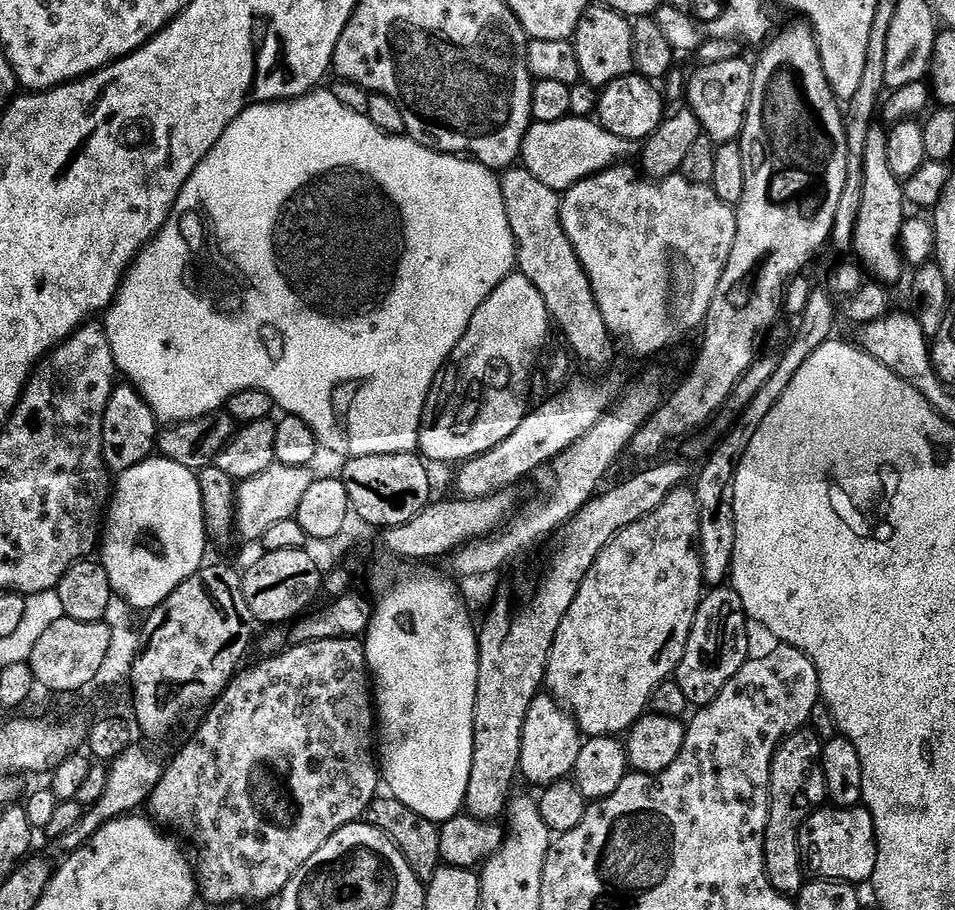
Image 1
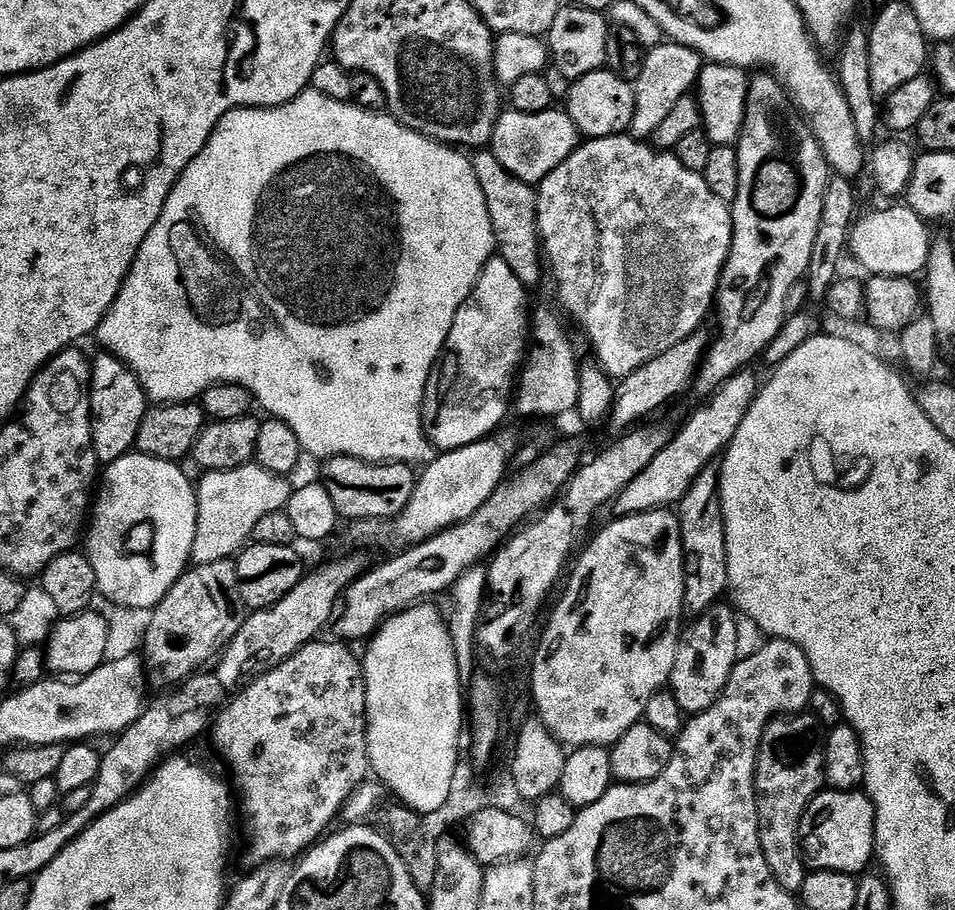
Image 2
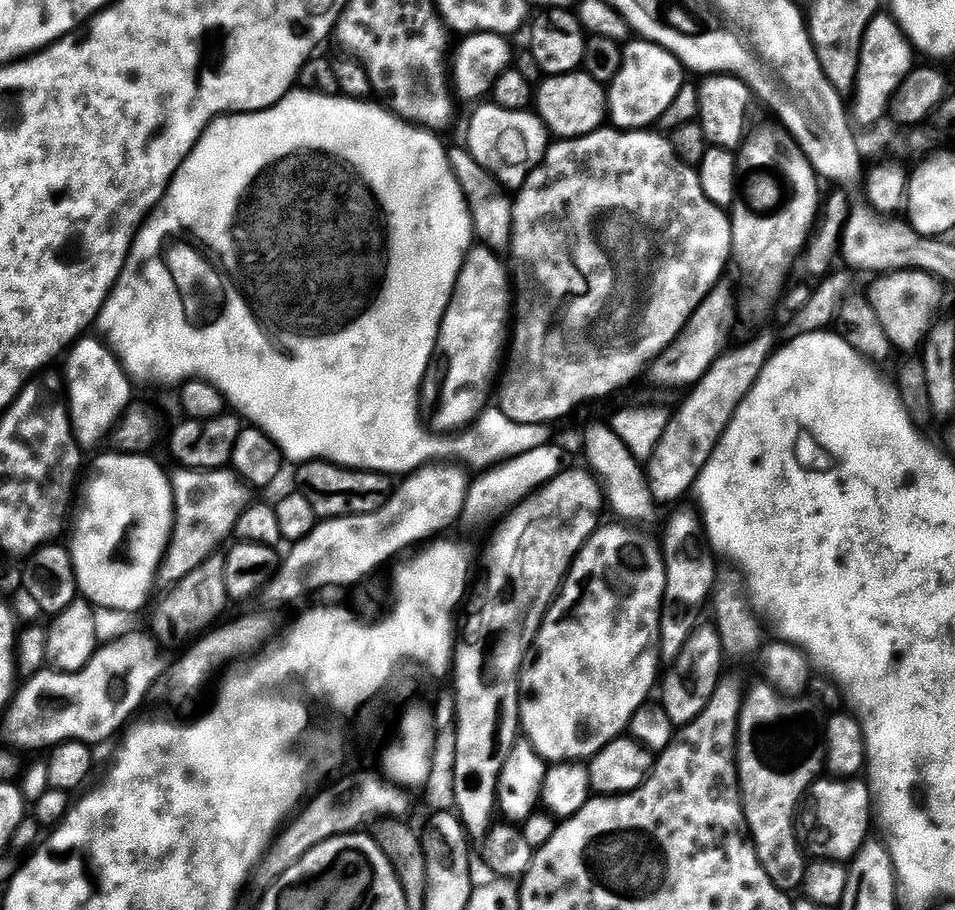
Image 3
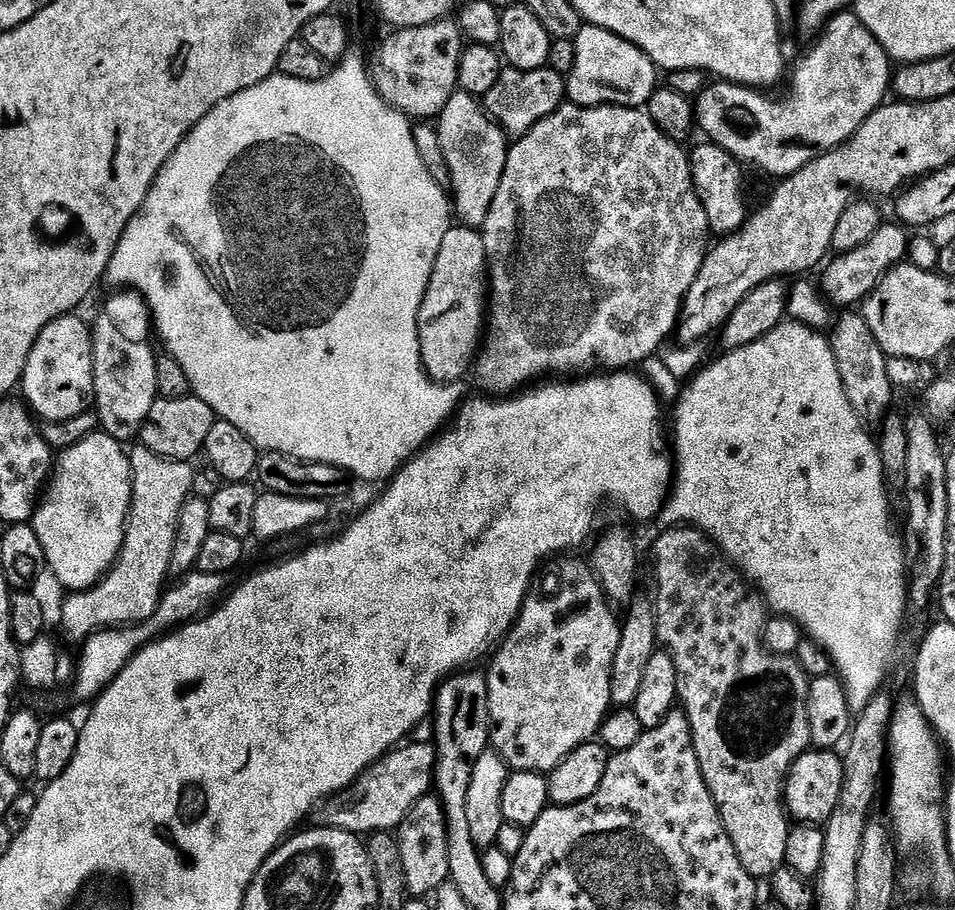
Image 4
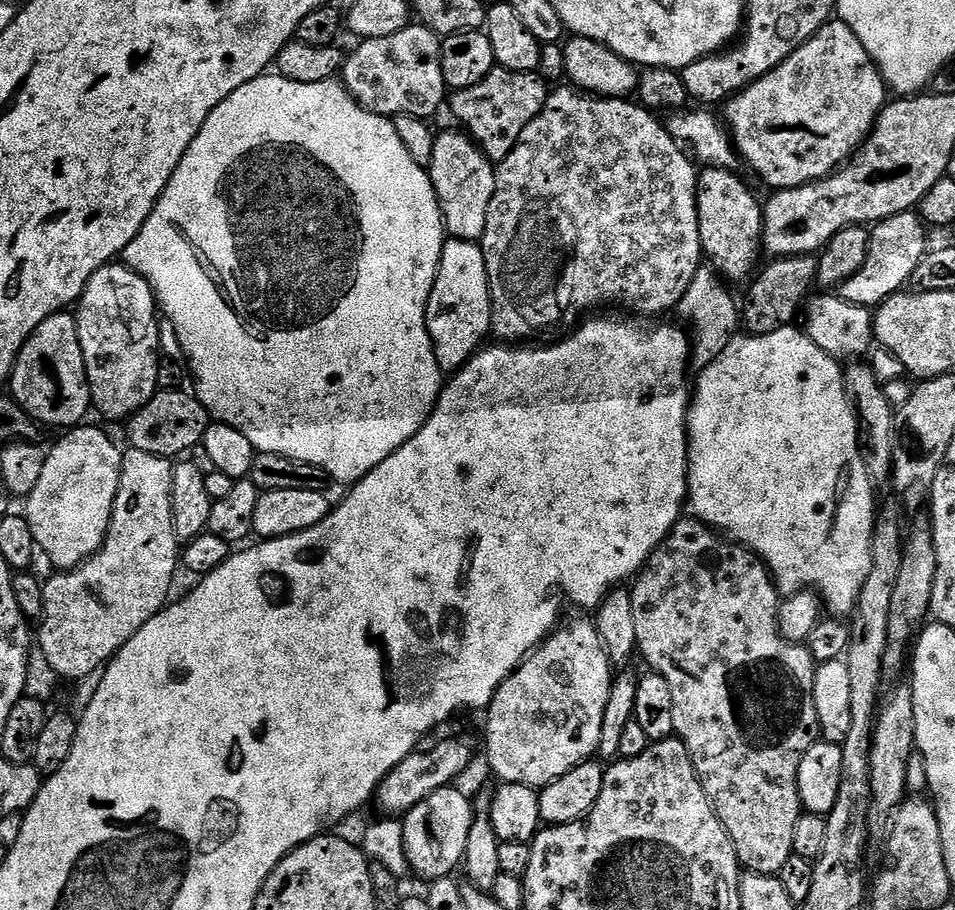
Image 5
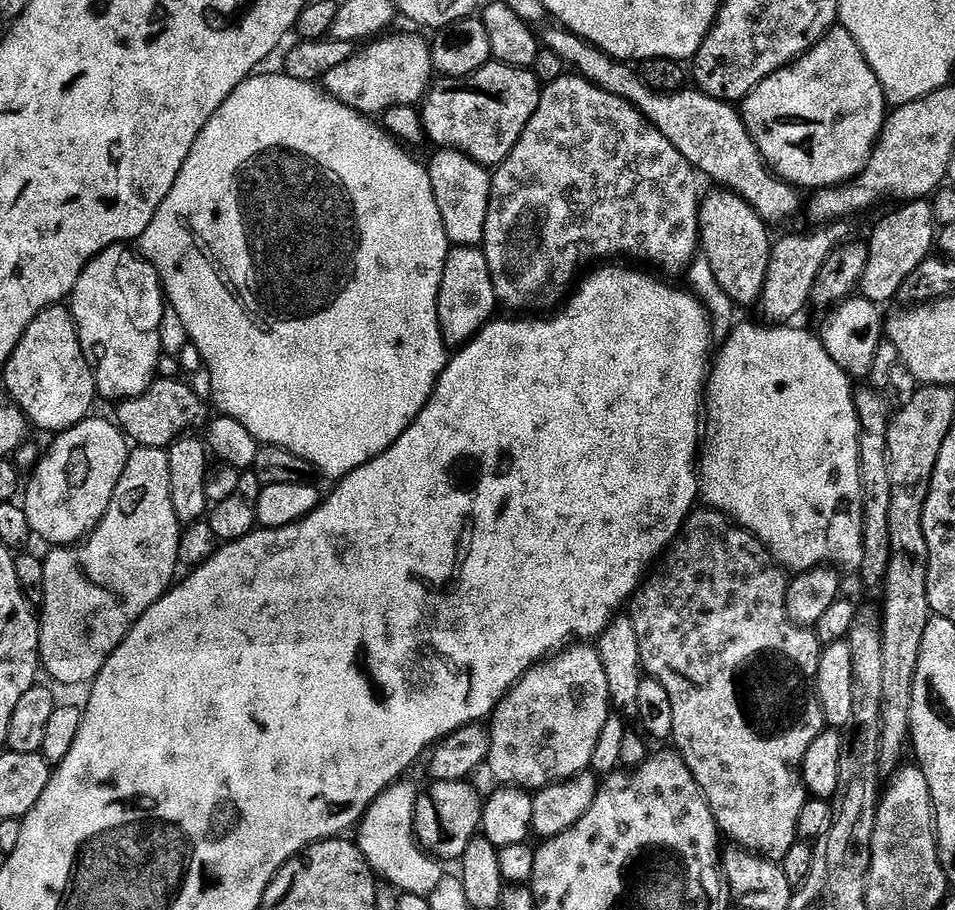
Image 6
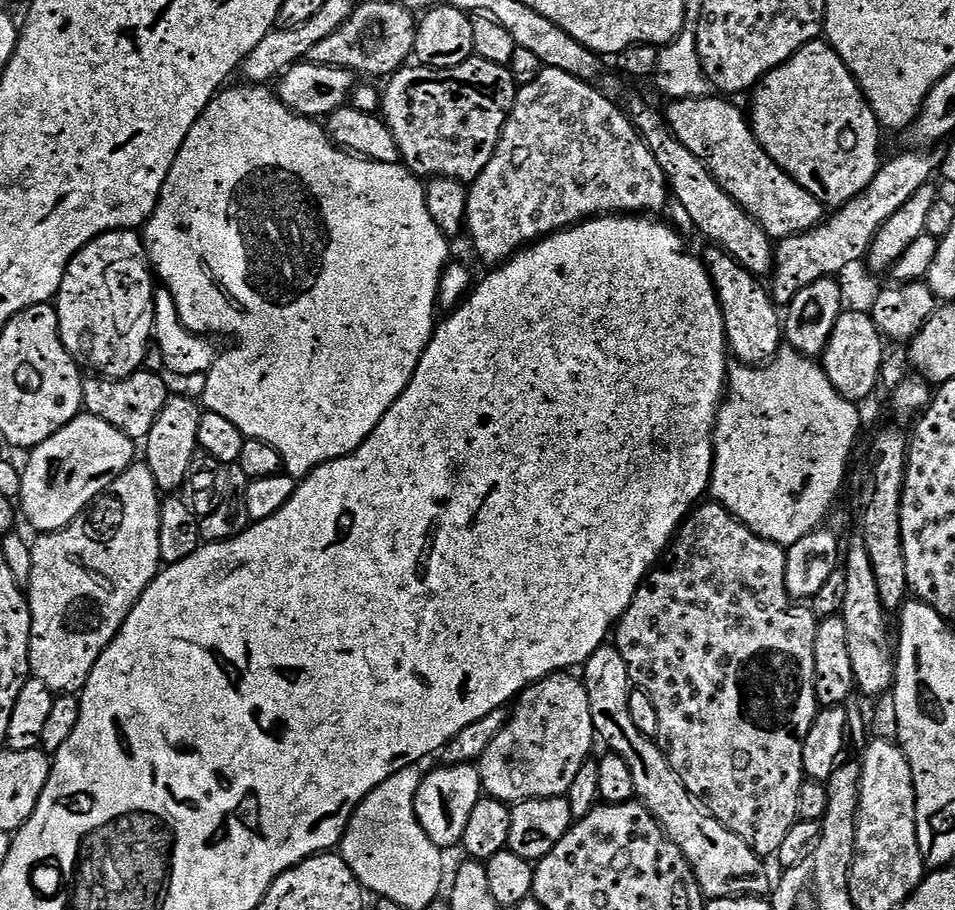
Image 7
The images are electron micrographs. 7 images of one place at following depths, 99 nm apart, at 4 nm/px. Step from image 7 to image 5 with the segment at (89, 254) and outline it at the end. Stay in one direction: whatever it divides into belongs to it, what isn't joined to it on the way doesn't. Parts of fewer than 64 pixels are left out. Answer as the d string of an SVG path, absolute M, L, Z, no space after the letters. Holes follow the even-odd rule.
M120 262L99 268L80 296L76 317L89 384L97 409L112 420L122 422L136 415L159 391L159 316L149 281Z

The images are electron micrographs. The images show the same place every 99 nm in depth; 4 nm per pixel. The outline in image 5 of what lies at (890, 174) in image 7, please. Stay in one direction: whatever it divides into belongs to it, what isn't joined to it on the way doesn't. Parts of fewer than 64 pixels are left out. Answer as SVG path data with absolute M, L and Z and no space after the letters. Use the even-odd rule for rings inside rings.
M811 255L782 256L770 263L773 264L766 265L760 277L757 275L751 281L753 284L748 292L748 301L742 304L742 320L745 325L748 323L747 331L752 334L789 327L795 316L797 319L802 301L809 295L808 283L811 285L815 281L818 271L817 261Z

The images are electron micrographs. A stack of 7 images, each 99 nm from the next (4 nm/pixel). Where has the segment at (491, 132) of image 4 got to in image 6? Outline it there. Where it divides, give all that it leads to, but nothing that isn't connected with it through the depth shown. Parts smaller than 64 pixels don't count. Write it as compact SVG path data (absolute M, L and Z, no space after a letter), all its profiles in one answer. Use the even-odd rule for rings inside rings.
M440 150L435 154L426 171L444 232L453 245L479 245L484 238L484 219L488 213L489 173L460 152Z

